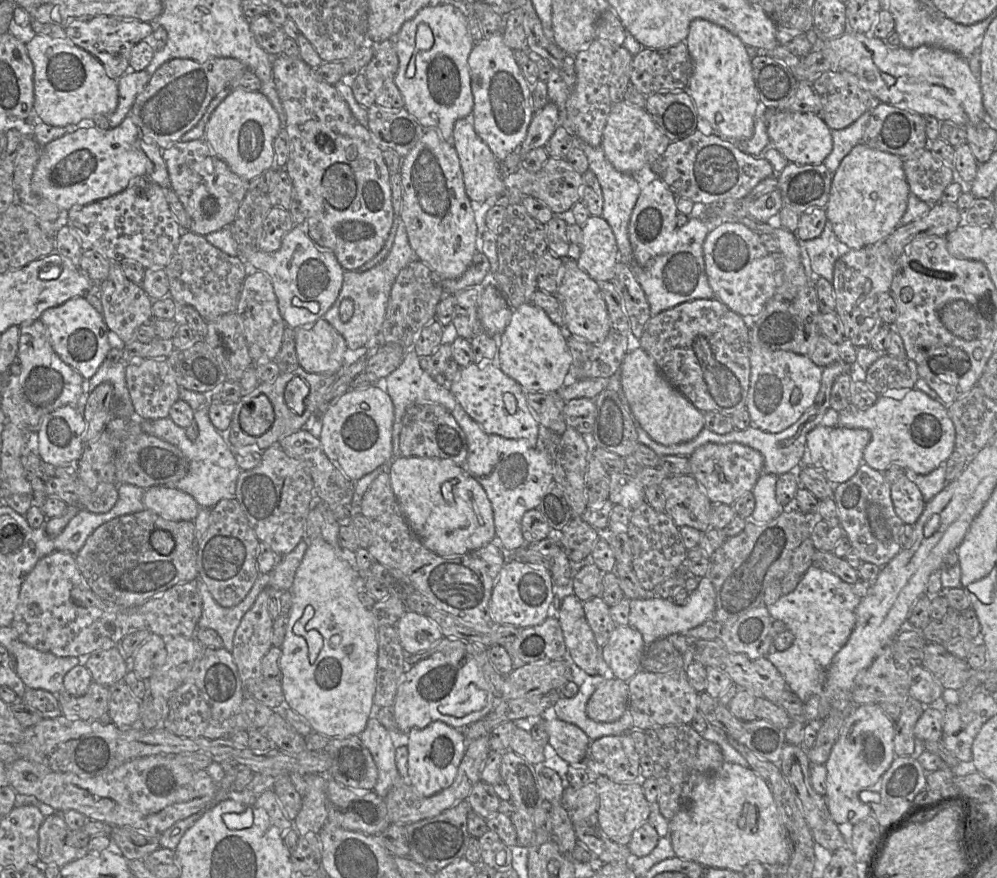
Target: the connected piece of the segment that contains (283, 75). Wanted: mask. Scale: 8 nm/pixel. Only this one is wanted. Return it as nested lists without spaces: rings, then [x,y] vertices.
[[[275,56],[272,77],[286,115],[288,160],[284,169],[293,184],[289,213],[294,225],[308,232],[319,246],[332,250],[345,271],[357,270],[380,252],[393,223],[391,173],[383,151],[374,142],[368,127],[355,118],[335,86],[317,81],[313,69],[300,57]]]

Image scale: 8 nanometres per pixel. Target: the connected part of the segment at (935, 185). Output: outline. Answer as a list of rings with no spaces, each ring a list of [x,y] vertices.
[[[928,148],[904,158],[903,170],[910,193],[929,205],[939,203],[944,190],[956,179],[954,170]]]

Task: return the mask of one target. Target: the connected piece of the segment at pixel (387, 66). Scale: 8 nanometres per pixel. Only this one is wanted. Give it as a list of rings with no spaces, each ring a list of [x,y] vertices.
[[[387,39],[375,45],[375,53],[365,67],[368,88],[373,93],[375,104],[383,108],[403,108],[404,99],[394,79],[398,69],[395,39]]]

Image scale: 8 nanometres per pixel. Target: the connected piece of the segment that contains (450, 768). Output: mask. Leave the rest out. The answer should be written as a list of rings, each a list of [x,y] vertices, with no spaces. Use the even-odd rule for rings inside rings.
[[[434,721],[423,729],[412,728],[404,736],[395,735],[396,741],[405,743],[408,749],[408,782],[422,796],[432,796],[449,787],[454,781],[465,754],[467,741],[462,730],[442,721]]]

